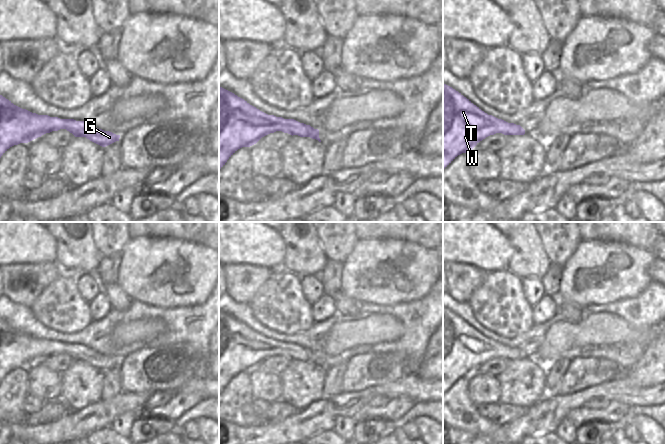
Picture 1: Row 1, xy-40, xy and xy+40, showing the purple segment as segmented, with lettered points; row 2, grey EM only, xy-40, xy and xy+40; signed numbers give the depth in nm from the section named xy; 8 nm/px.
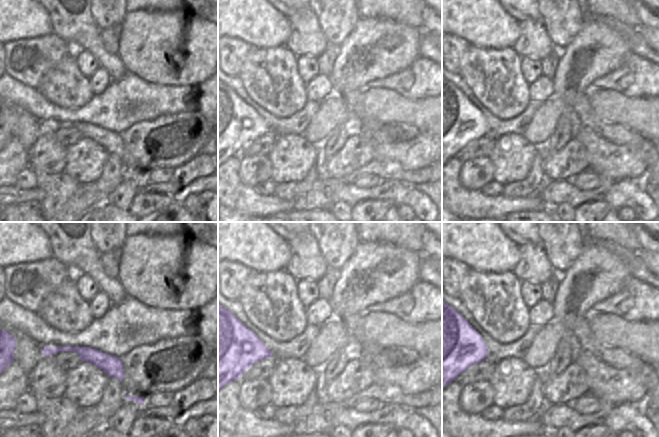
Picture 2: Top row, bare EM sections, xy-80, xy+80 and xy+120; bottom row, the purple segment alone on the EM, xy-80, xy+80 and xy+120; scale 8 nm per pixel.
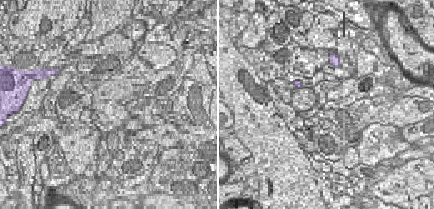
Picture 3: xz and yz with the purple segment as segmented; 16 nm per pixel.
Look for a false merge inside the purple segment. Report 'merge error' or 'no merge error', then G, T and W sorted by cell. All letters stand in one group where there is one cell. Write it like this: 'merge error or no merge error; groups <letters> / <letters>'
no merge error; groups G T W

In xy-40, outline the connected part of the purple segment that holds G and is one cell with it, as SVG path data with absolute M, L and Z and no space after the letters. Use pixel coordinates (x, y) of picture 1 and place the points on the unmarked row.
M0 319L0 382L14 369L28 367L60 353L66 353L75 361L86 361L102 371L119 365L120 362L120 359L98 353L84 345L32 337Z

